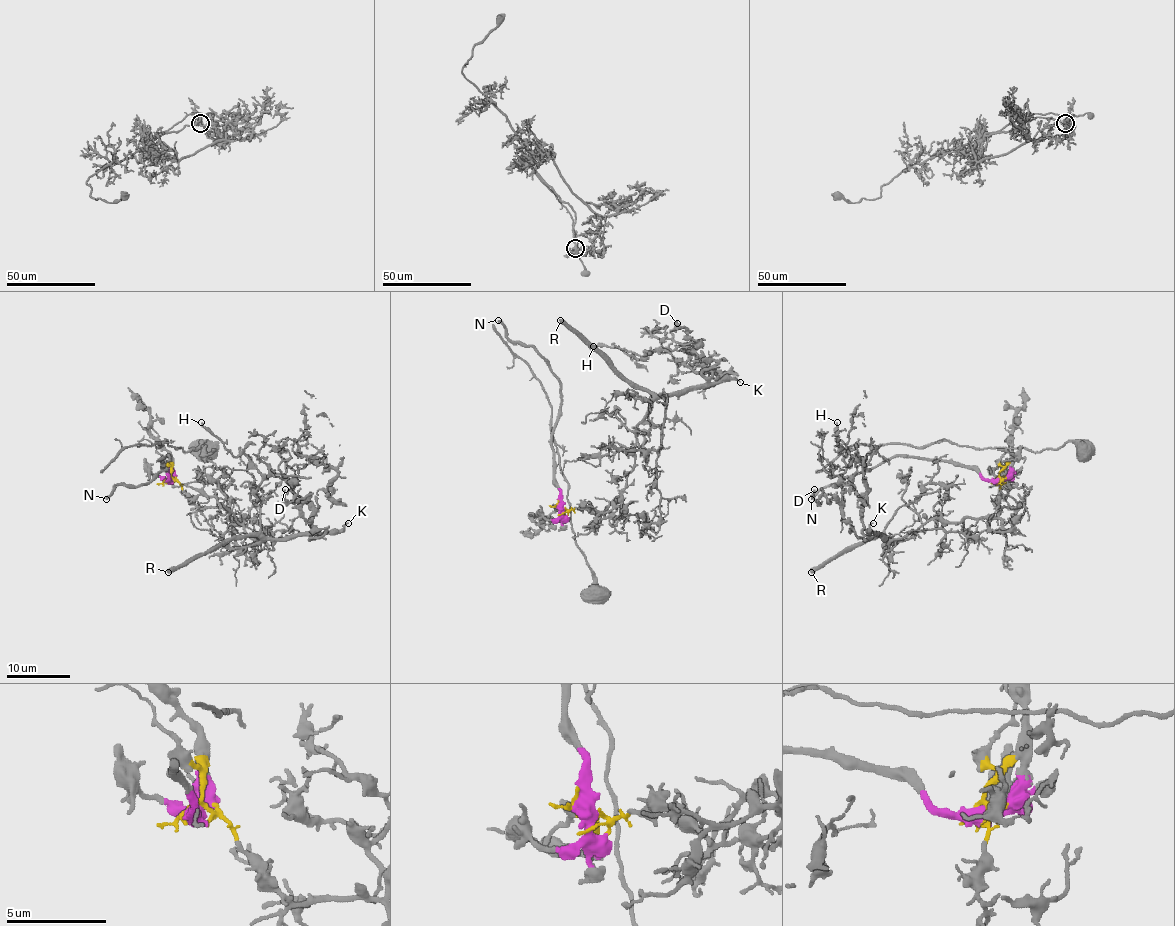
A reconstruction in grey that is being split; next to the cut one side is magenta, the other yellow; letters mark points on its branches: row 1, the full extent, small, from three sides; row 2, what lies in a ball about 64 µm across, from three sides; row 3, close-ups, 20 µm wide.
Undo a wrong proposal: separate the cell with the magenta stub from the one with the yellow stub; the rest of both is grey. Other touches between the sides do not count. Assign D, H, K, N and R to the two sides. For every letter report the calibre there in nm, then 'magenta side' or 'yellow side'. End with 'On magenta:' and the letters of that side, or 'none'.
D: calibre 110 nm; yellow side
H: calibre 190 nm; yellow side
K: calibre 120 nm; yellow side
N: calibre 300 nm; magenta side
R: calibre 500 nm; yellow side
On magenta: N

